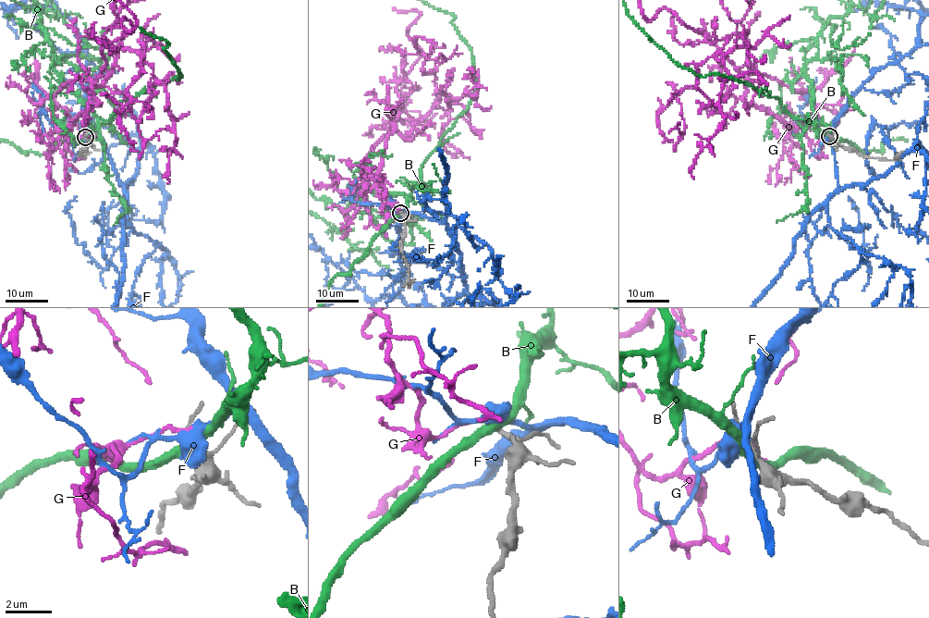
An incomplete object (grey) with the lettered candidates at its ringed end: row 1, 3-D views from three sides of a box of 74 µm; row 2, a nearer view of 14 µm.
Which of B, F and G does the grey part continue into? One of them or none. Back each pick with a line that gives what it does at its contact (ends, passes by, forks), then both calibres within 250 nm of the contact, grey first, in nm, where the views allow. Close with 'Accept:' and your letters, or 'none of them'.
Accept: none of them

